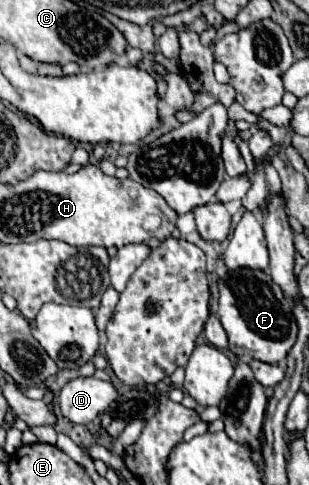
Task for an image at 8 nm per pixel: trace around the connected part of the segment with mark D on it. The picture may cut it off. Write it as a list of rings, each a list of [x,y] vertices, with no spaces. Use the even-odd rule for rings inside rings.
[[[79,377],[71,379],[57,395],[59,409],[63,417],[73,423],[87,425],[103,413],[109,403],[113,403],[117,391],[111,383],[99,381],[95,377]]]

